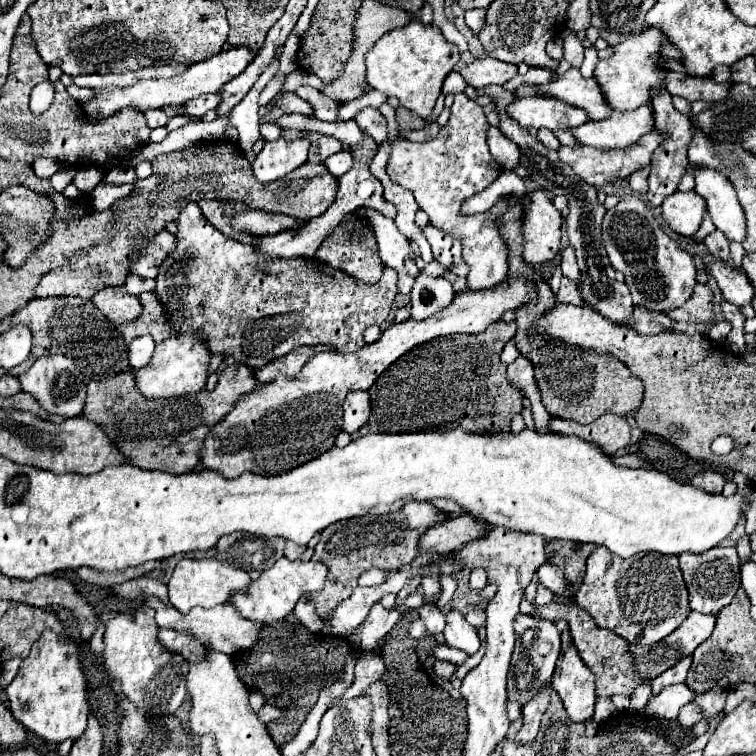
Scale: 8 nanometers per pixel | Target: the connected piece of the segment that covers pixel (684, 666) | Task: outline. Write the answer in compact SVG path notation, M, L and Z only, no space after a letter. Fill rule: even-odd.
M686 657L684 661L680 661L678 665L674 665L672 669L660 673L654 681L652 681L652 697L658 695L664 687L668 685L678 685L678 683L684 683L686 681L686 675L688 675L688 669L690 669L690 663L692 663L692 657Z

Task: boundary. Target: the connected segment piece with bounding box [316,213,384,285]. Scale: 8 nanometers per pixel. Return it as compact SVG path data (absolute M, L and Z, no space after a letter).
M350 213L348 217L344 217L344 221L334 229L334 233L330 237L326 237L320 245L320 249L316 251L316 259L320 259L322 263L330 265L332 269L340 269L344 273L348 273L350 277L356 277L364 283L376 283L380 281L382 277L382 269L384 269L384 263L378 255L378 247L376 247L376 239L374 239L374 233L368 231L368 233L360 233L356 235L352 225L358 217L354 217L354 213Z

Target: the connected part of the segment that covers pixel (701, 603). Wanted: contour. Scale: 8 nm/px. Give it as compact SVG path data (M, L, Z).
M714 547L704 553L682 553L678 555L680 569L684 573L684 581L690 593L690 607L702 613L718 613L722 607L726 607L738 587L740 587L740 559L736 553L736 547Z

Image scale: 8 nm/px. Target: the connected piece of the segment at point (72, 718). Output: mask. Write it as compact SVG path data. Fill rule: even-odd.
M46 629L42 637L32 645L30 655L22 661L18 675L6 687L10 711L26 729L34 731L46 741L62 743L66 739L78 739L86 729L88 719L88 681L82 671L78 645L68 635L56 635Z

